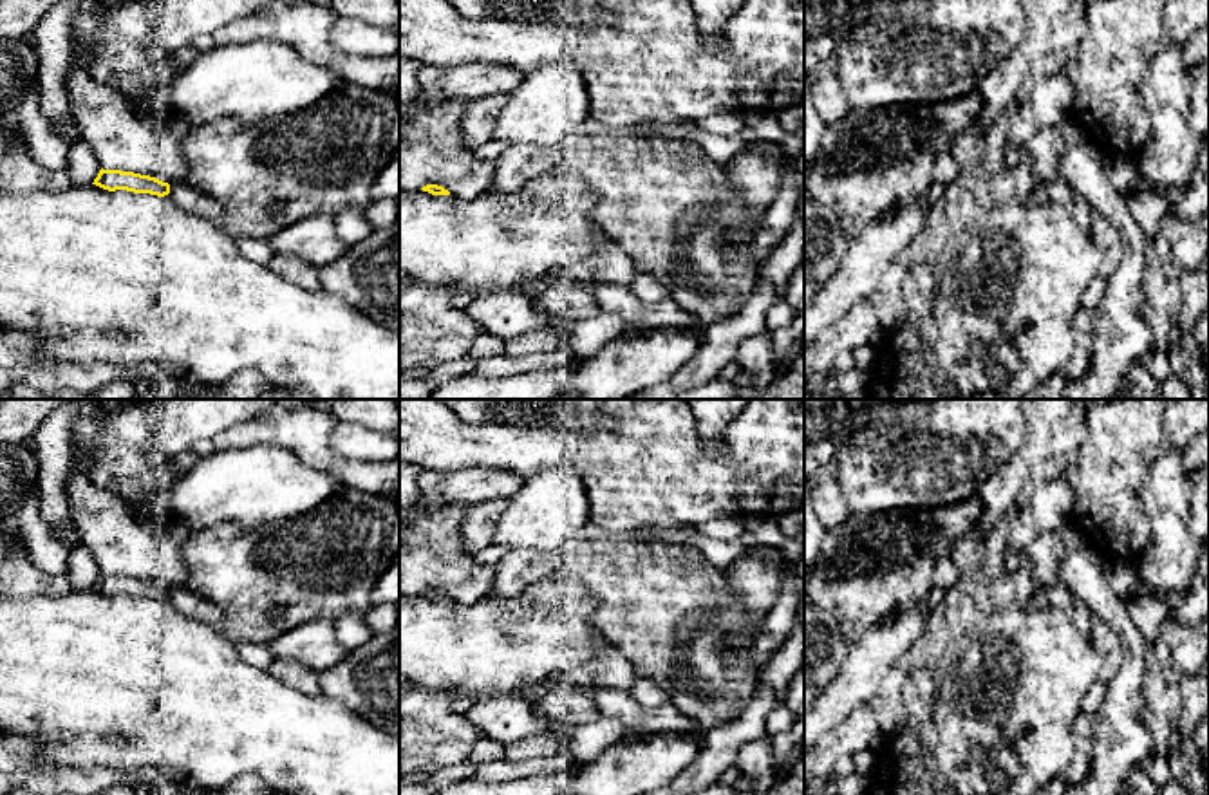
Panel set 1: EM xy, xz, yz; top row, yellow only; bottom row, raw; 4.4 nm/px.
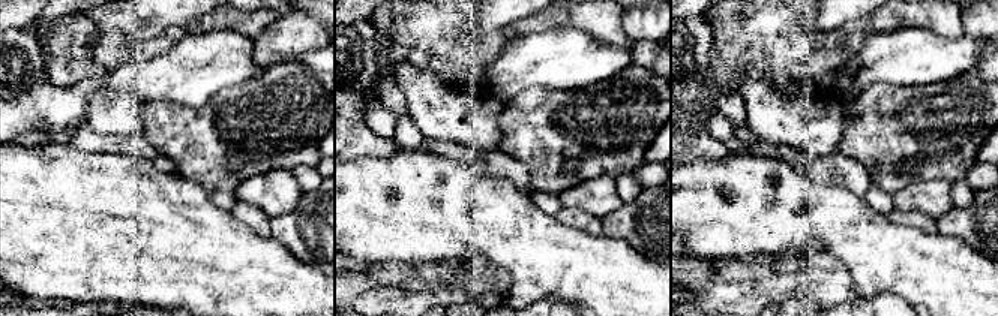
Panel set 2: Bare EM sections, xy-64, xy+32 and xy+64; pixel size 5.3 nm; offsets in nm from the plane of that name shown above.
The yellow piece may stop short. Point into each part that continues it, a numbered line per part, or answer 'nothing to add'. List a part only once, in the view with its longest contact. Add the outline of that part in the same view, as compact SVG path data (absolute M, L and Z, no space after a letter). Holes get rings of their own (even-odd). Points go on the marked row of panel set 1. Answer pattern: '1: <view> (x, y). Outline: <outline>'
1: xy (187, 197). Outline: M184 181L170 182L168 197L184 211L202 217L222 228L220 222L220 204L208 195L197 192Z

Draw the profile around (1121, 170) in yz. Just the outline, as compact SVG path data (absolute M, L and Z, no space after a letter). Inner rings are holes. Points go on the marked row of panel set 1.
M1102 150L1102 172L1124 197L1128 197L1142 181L1139 166L1128 155L1111 150Z

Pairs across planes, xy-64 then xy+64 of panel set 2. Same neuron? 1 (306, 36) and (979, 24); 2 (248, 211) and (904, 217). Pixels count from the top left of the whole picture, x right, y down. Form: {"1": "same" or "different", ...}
{"1": "same", "2": "same"}

